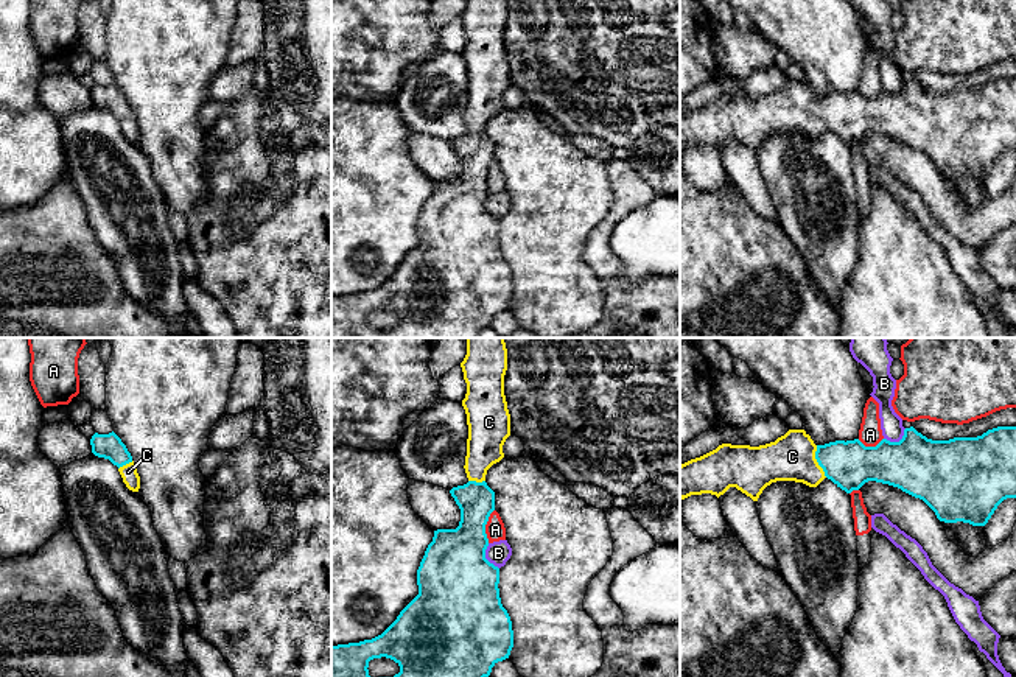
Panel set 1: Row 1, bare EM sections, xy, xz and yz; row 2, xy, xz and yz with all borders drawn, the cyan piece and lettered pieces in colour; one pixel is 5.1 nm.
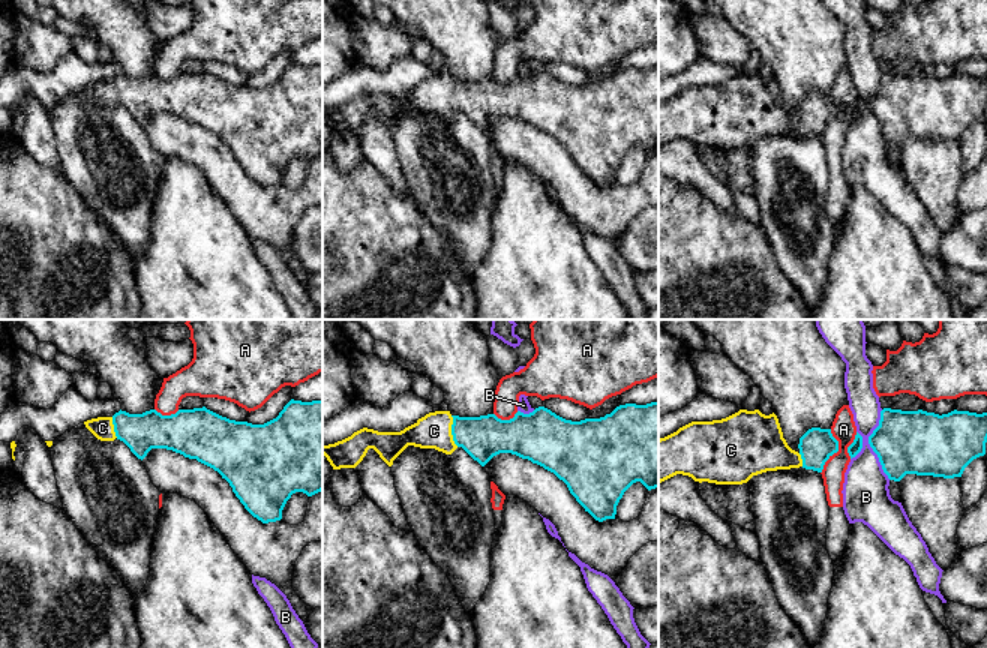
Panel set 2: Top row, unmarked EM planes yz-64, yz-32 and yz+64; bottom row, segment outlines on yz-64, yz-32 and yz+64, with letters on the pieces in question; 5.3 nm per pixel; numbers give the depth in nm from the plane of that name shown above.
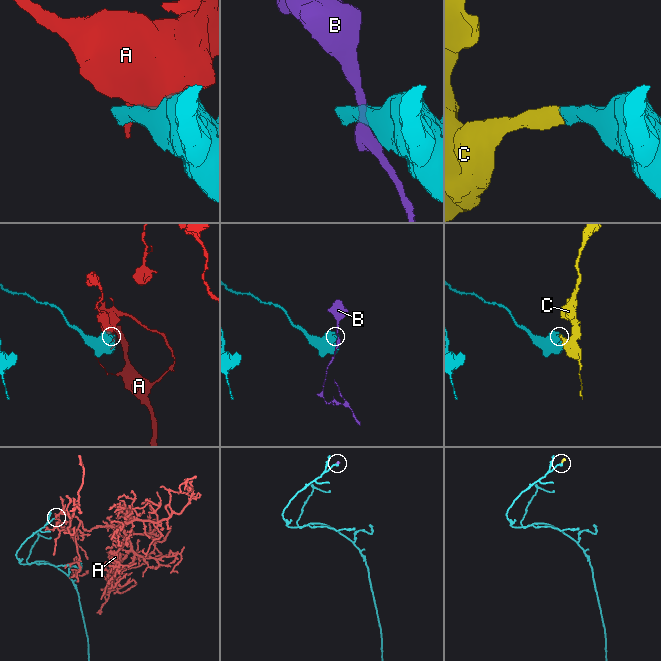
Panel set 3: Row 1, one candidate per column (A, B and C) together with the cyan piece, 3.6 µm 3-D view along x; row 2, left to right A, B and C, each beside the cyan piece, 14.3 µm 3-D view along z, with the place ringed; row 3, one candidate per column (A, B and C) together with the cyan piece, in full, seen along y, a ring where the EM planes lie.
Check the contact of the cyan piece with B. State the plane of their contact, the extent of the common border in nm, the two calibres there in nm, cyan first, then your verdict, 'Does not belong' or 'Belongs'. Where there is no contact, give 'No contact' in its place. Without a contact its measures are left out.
Touches cyan in xz. Shared border 150 nm. Thickness 420 nm (cyan) against 120 nm. Does not belong

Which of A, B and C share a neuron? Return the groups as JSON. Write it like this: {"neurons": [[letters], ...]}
{"neurons": [["A"], ["B"], ["C"]]}

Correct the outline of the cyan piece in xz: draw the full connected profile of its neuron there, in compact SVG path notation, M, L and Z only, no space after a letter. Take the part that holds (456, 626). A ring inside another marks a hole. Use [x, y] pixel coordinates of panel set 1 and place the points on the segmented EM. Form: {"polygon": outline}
{"polygon": "M467 338L467 355L461 367L467 383L462 406L468 425L464 465L468 482L450 490L461 509L459 526L434 531L417 570L419 595L381 635L331 646L331 677L370 677L369 661L381 657L400 666L394 677L489 677L492 668L510 655L513 630L499 598L499 568L485 559L485 524L495 510L495 492L487 486L485 475L504 458L503 445L510 436L510 414L504 395L504 338Z"}

